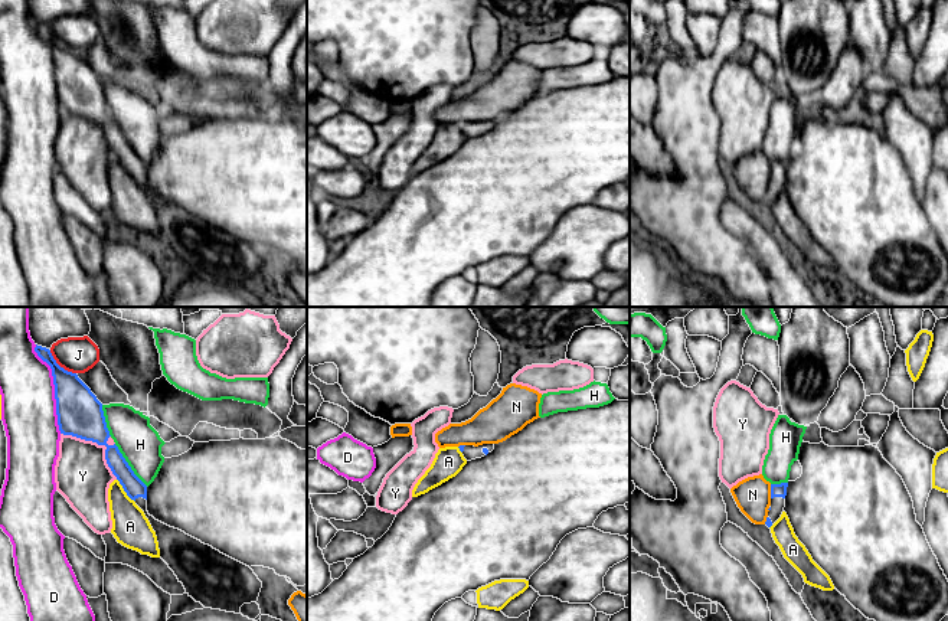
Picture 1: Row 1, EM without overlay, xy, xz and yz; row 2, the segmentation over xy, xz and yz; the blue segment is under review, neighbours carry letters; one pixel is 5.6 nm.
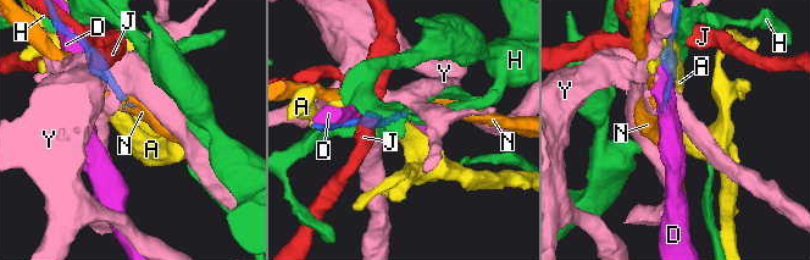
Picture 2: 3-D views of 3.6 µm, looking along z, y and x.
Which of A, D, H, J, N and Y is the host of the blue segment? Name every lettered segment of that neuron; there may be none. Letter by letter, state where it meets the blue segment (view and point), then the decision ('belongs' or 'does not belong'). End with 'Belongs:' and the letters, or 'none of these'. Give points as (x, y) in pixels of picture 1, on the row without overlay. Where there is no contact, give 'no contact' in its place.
A: contact xy (124, 167); does not belong
D: contact xy (55, 66); does not belong
H: contact xy (128, 143); does not belong
J: contact xy (59, 43); does not belong
N: contact yz (771, 169); does not belong
Y: contact xy (100, 121); does not belong
Belongs: none of these

